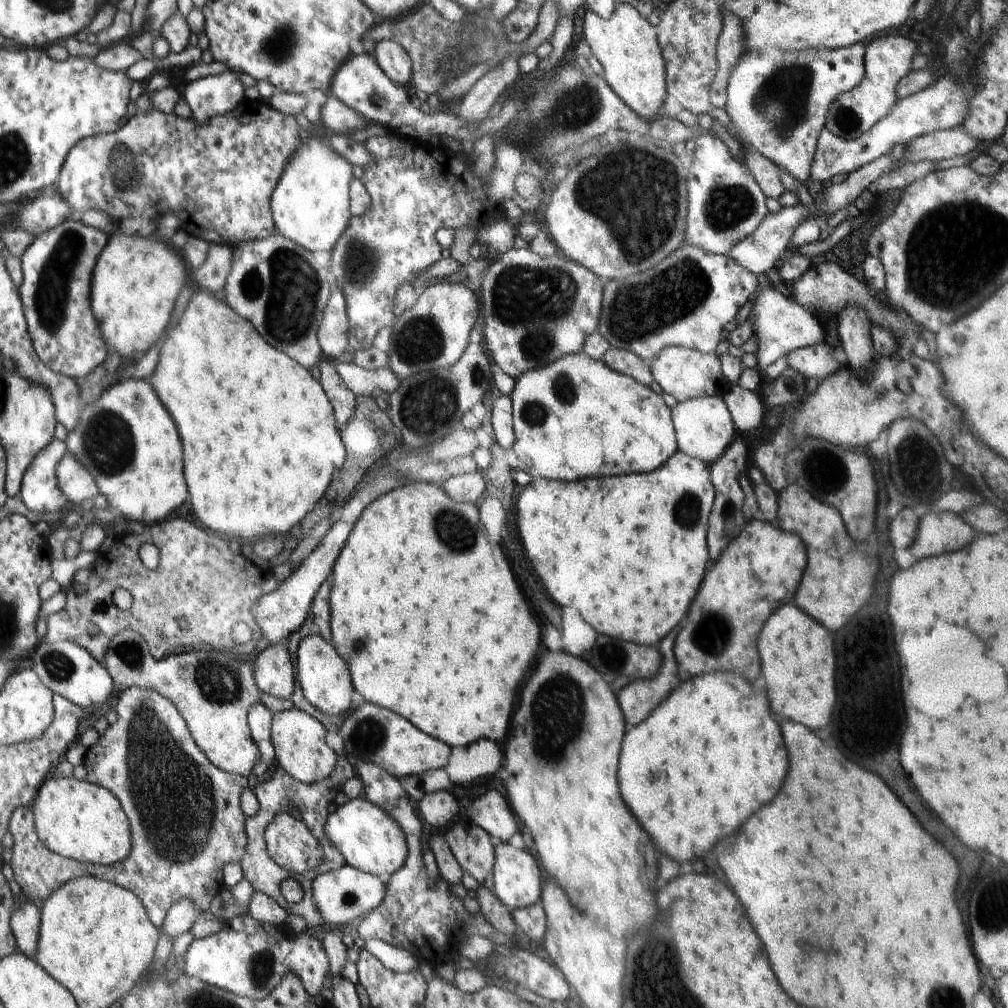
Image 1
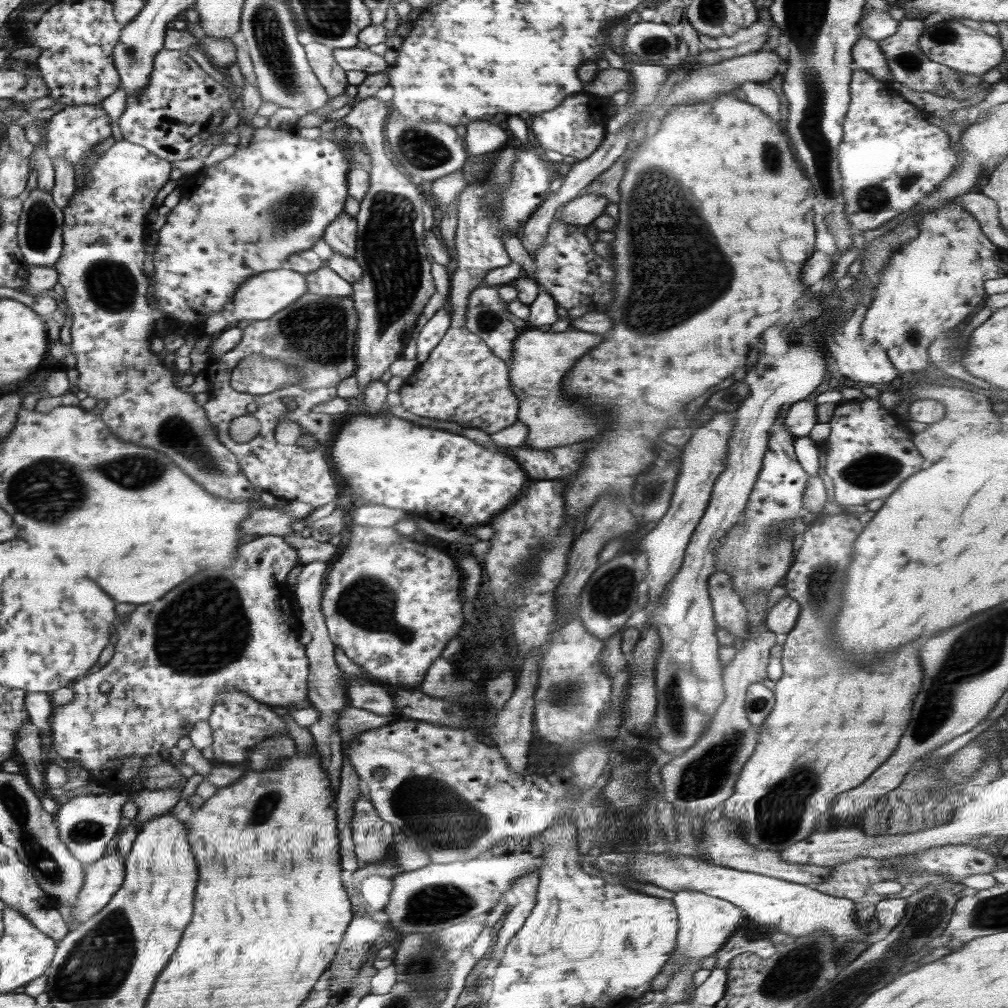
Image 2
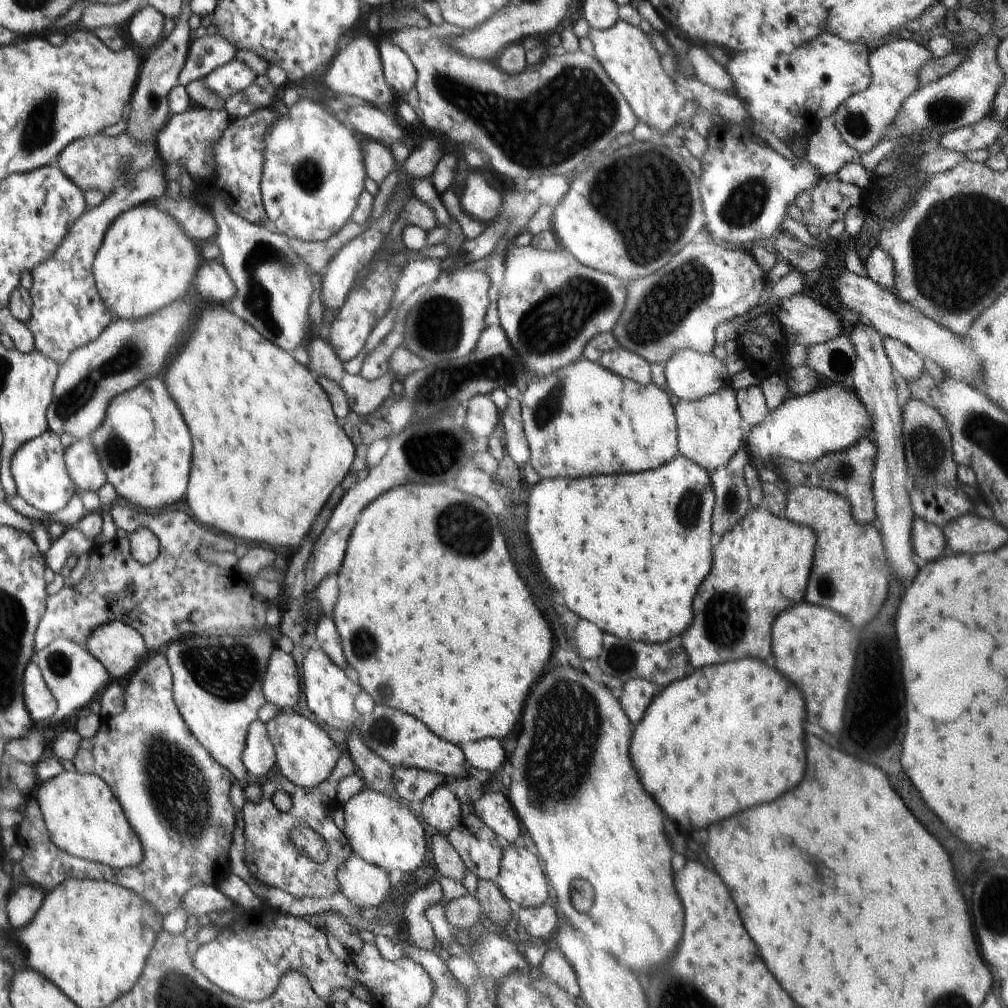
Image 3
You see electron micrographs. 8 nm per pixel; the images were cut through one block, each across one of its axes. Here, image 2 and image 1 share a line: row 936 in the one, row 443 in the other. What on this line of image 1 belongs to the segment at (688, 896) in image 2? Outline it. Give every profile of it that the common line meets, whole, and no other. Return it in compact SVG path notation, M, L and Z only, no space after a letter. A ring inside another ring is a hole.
M721 396L680 401L671 409L671 415L676 432L678 450L699 458L708 466L717 458L720 458L727 446L739 435L728 412L728 407Z

